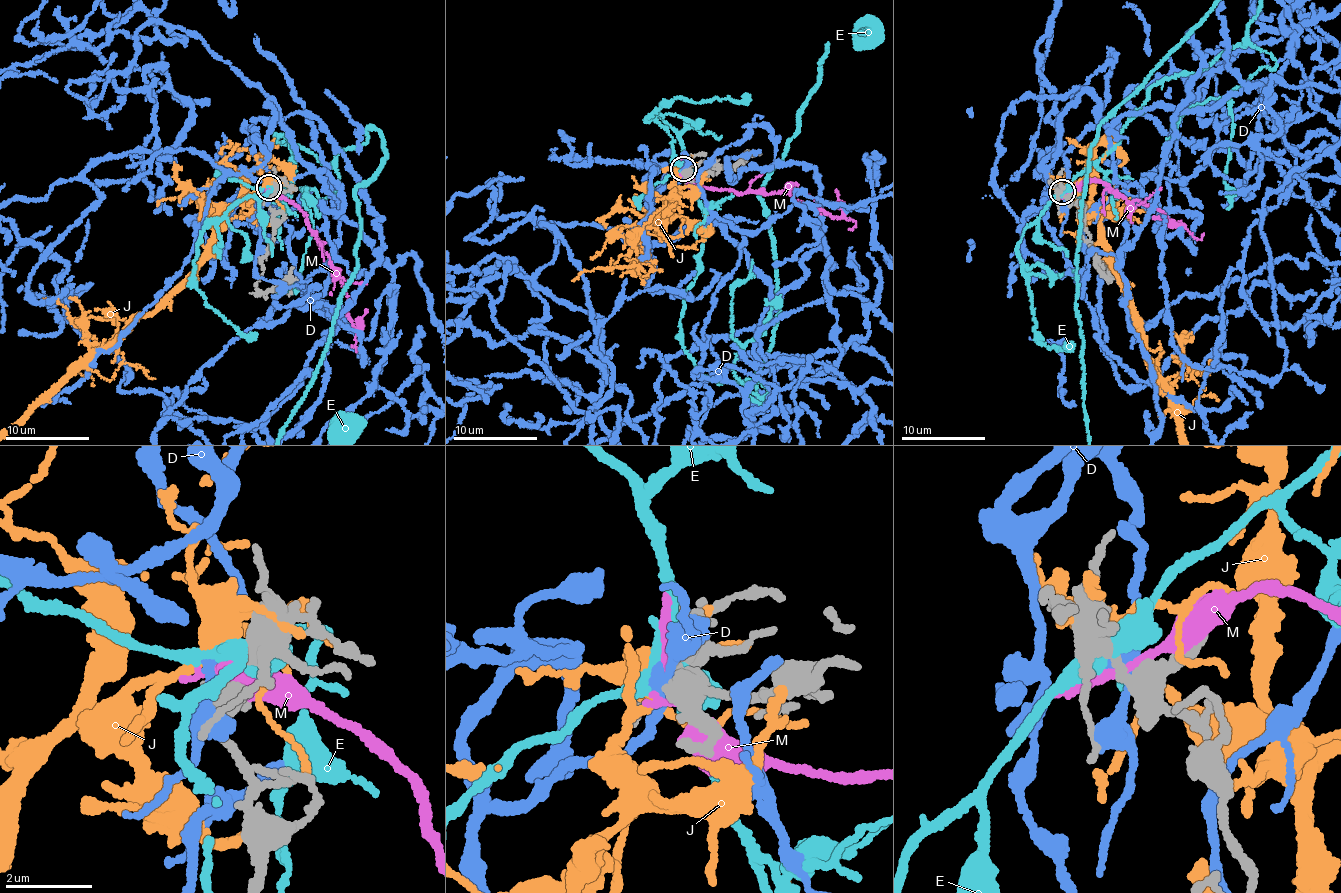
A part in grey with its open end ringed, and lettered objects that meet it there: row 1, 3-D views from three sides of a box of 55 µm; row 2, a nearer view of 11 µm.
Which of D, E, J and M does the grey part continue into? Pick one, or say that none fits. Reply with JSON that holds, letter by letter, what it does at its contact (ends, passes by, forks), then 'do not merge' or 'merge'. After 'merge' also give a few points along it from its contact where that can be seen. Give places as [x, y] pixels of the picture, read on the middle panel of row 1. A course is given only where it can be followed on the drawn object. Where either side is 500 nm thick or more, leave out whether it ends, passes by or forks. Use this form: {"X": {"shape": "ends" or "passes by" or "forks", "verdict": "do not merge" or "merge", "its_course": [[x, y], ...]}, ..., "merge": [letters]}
{"D": {"shape": "passes by", "verdict": "do not merge"}, "E": {"shape": "forks", "verdict": "do not merge"}, "J": {"shape": "ends", "verdict": "do not merge"}, "M": {"shape": "forks", "verdict": "do not merge"}, "merge": []}

